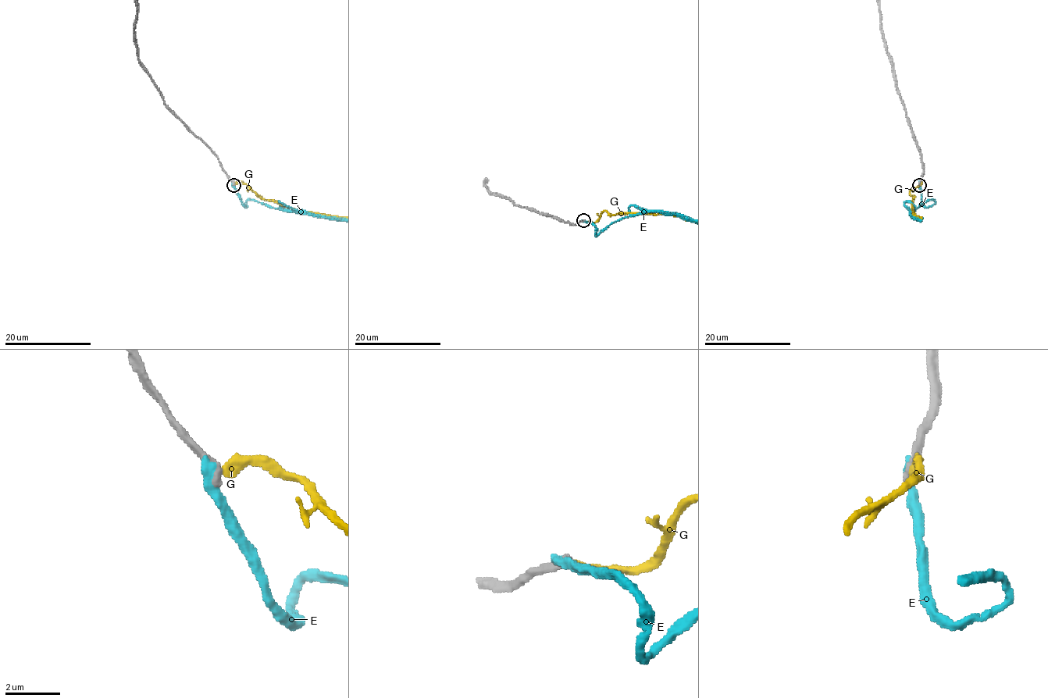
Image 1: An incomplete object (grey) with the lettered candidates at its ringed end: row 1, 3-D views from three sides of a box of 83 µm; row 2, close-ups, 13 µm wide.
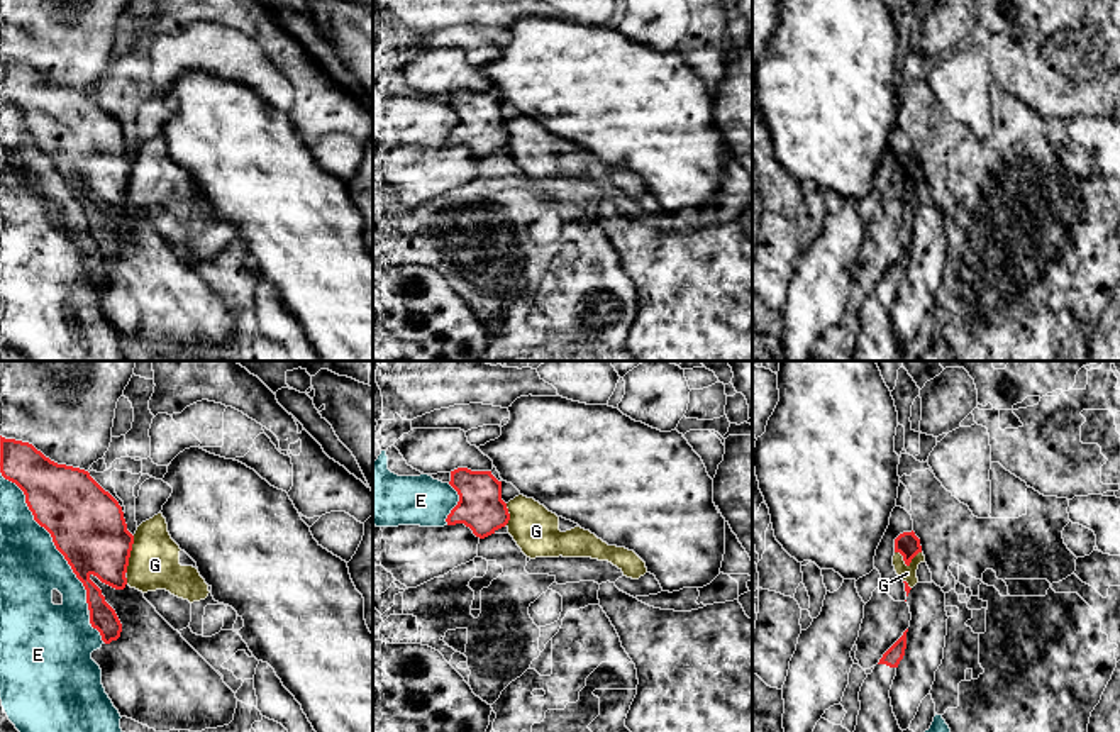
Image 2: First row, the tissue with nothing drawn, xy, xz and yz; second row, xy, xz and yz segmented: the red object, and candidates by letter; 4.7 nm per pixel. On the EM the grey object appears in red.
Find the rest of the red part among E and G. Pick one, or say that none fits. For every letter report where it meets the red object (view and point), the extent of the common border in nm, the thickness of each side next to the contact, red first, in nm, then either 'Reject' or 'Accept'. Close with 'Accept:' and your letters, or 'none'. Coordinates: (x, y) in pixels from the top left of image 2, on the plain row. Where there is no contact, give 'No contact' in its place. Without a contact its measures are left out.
E: Touches red at xy (53, 160). Shared border 800 nm. Thickness 360 nm (red) against 300 nm. Reject
G: Touches red at xy (129, 175). Shared border 180 nm. Thickness 360 nm (red) against 240 nm. Reject
Accept: none

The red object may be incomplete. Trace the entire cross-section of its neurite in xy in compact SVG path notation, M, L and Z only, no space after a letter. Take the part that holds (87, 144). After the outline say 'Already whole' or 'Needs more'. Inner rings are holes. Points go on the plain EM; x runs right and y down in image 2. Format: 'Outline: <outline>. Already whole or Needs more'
Outline: M0 56L0 93L15 103L25 115L25 124L34 141L44 147L86 210L90 244L105 264L117 261L122 244L115 230L105 222L102 210L90 200L97 197L102 203L124 210L127 205L127 186L134 156L127 151L122 127L105 112L88 92L58 85L37 71L32 64L5 59Z. Already whole

